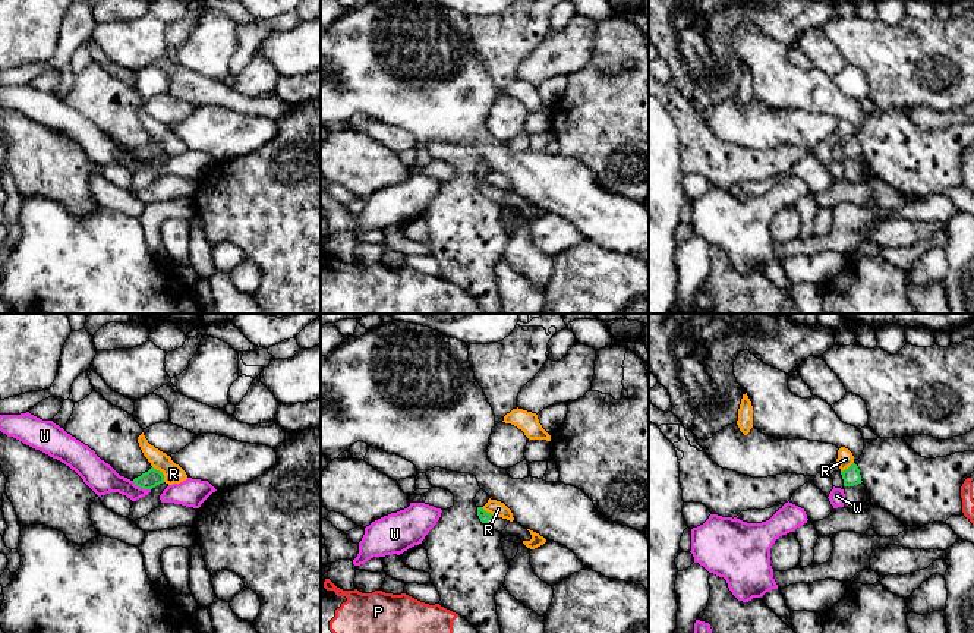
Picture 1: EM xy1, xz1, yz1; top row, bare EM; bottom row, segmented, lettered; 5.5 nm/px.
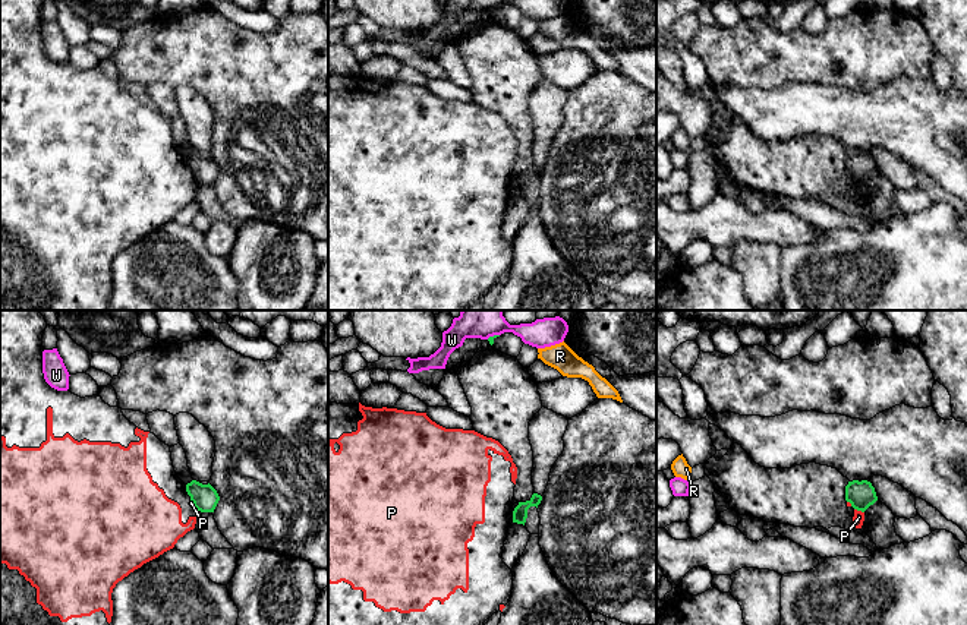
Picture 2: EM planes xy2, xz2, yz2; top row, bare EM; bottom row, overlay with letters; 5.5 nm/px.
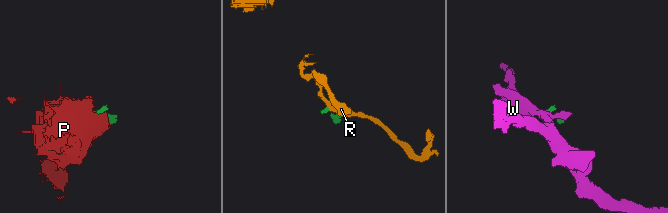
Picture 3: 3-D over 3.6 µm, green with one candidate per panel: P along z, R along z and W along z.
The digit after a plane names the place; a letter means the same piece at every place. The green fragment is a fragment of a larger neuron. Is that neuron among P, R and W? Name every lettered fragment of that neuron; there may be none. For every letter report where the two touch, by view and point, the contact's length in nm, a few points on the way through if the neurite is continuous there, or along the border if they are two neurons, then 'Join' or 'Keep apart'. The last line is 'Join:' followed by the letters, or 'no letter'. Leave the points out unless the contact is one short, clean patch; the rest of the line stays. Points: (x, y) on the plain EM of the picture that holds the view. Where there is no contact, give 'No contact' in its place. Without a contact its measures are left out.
P: Touches green at yz2 (859, 182). Shared border 60 nm. Boundary: yz2 (854, 180), (863, 185). Keep apart
R: Touches green at xy1 (161, 145). Shared border 110 nm. Boundary: xy1 (153, 138), (163, 147), (164, 153). Keep apart
W: Touches green at xy1 (141, 158). Shared border 120 nm. Boundary: xy1 (132, 153), (150, 161). Keep apart
Join: no letter

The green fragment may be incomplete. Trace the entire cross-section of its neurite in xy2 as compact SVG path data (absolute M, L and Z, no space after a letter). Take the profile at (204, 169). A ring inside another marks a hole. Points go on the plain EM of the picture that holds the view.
M192 152L186 157L186 164L193 174L193 179L201 184L214 184L220 173L217 162L210 155L202 157L196 152Z

